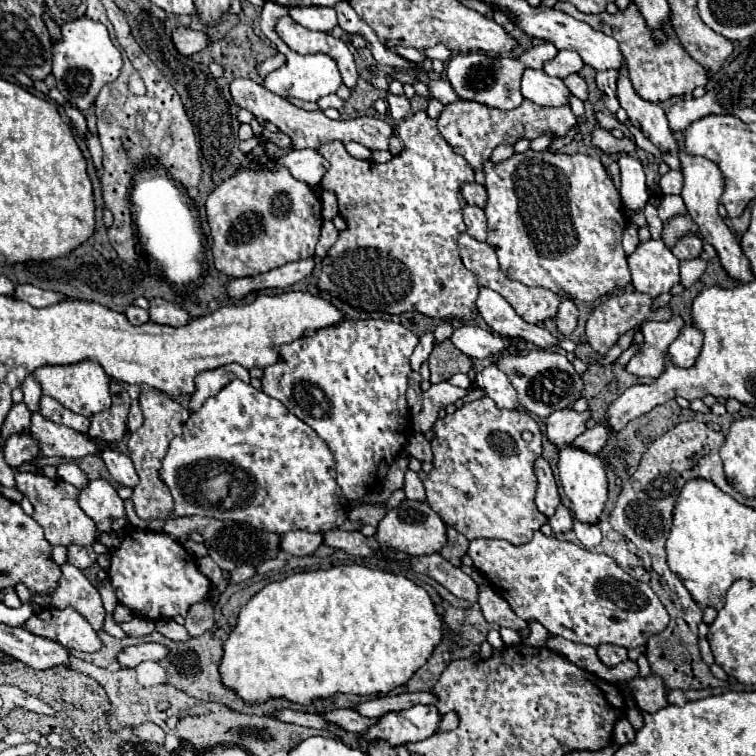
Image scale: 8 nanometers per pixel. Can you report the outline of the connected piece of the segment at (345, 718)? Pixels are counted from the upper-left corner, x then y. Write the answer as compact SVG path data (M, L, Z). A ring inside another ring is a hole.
M323 710L321 712L323 720L327 724L333 724L333 726L339 726L341 730L349 732L349 734L359 734L363 730L367 730L367 726L371 726L371 722L377 722L375 718L363 718L359 714L355 714L355 710Z

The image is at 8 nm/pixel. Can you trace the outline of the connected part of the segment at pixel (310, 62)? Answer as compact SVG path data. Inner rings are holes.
M289 50L287 54L287 64L279 70L273 70L271 74L267 74L265 78L265 88L271 90L277 96L293 96L293 98L301 98L301 100L317 100L321 96L333 94L339 90L341 82L341 74L337 68L337 62L329 56L329 54L297 54L293 50Z

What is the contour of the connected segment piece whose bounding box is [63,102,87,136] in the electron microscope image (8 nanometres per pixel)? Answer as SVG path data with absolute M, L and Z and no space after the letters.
M65 102L65 112L67 112L67 116L73 120L73 124L75 124L75 128L77 128L77 132L81 132L83 136L85 136L85 132L87 132L87 124L85 124L85 116L73 106L73 104L69 104L69 102Z

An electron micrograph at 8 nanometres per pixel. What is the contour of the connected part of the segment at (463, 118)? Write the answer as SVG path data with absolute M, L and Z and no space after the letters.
M459 100L459 102L447 104L439 116L439 132L453 146L453 150L457 154L461 154L473 166L473 170L481 170L483 162L503 142L515 144L523 136L533 140L543 132L553 132L557 136L563 136L575 124L577 124L577 118L569 104L563 104L557 108L547 108L547 106L539 106L531 100L523 100L523 104L513 110L499 110L499 108L479 104L479 102Z

